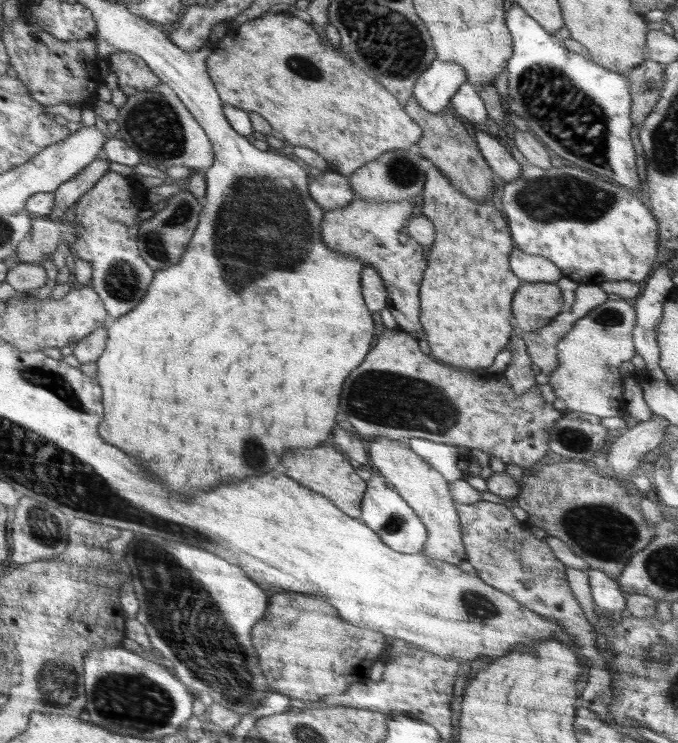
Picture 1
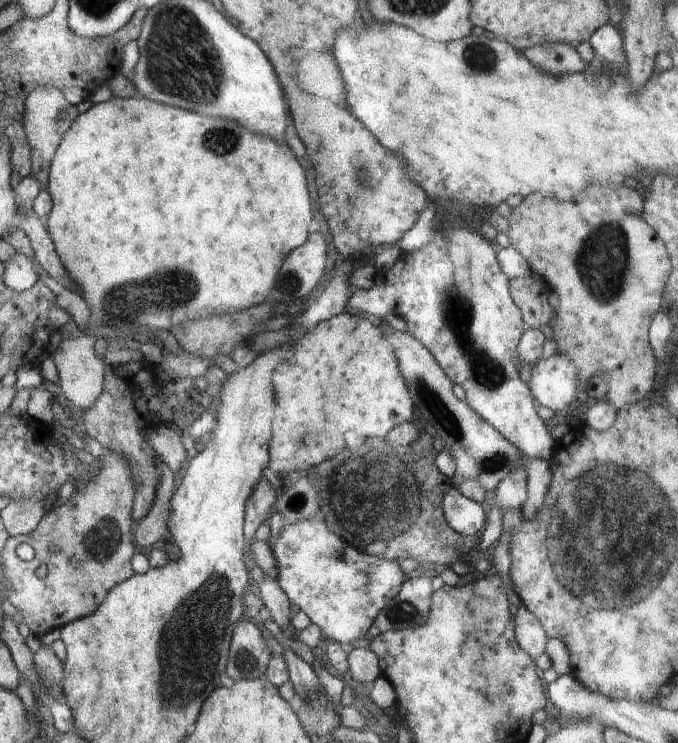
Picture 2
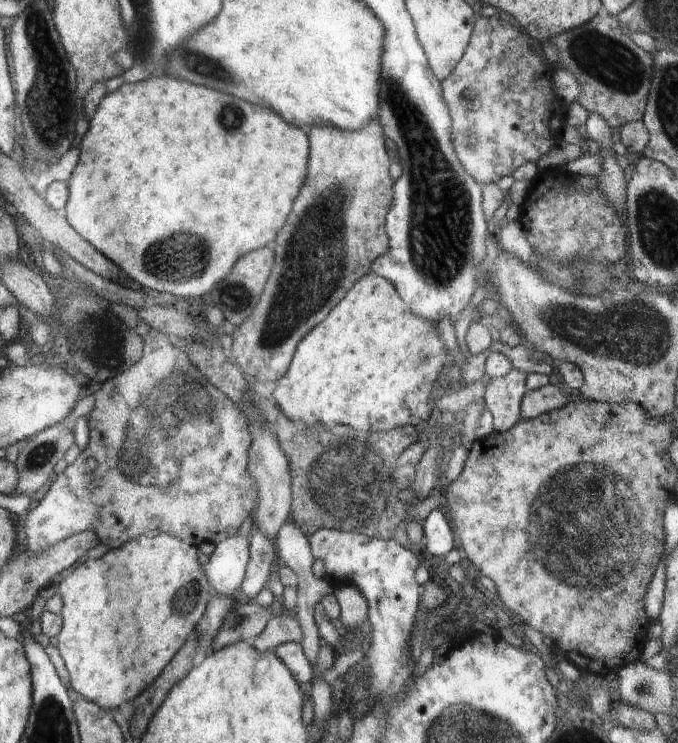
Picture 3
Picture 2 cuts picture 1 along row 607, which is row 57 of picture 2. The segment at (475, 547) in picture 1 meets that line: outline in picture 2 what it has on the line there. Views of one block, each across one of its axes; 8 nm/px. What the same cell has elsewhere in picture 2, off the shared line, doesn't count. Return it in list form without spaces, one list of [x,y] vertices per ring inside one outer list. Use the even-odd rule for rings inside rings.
[[[550,42],[544,46],[532,46],[524,50],[526,58],[542,72],[560,76],[560,74],[578,74],[587,68],[586,62],[580,58],[576,48],[570,44]]]

